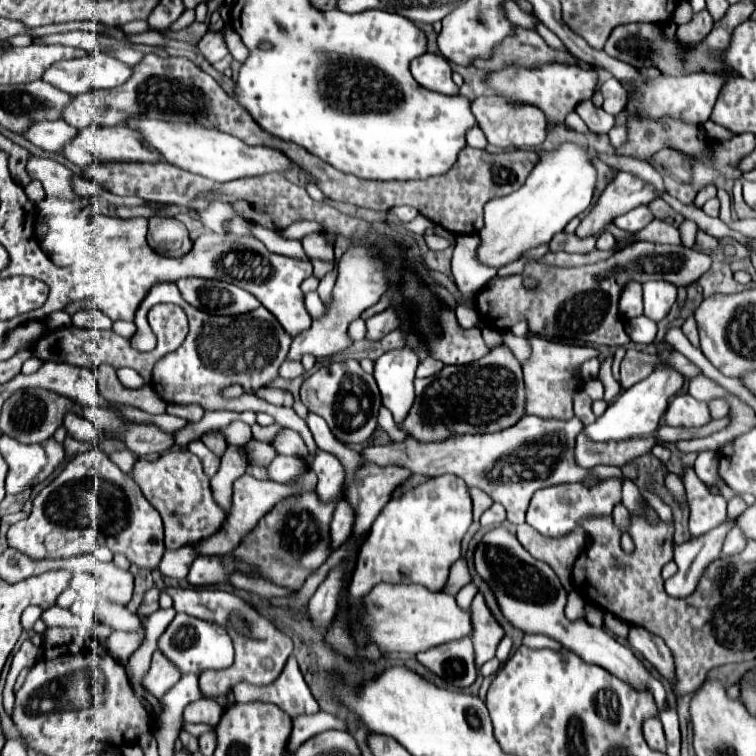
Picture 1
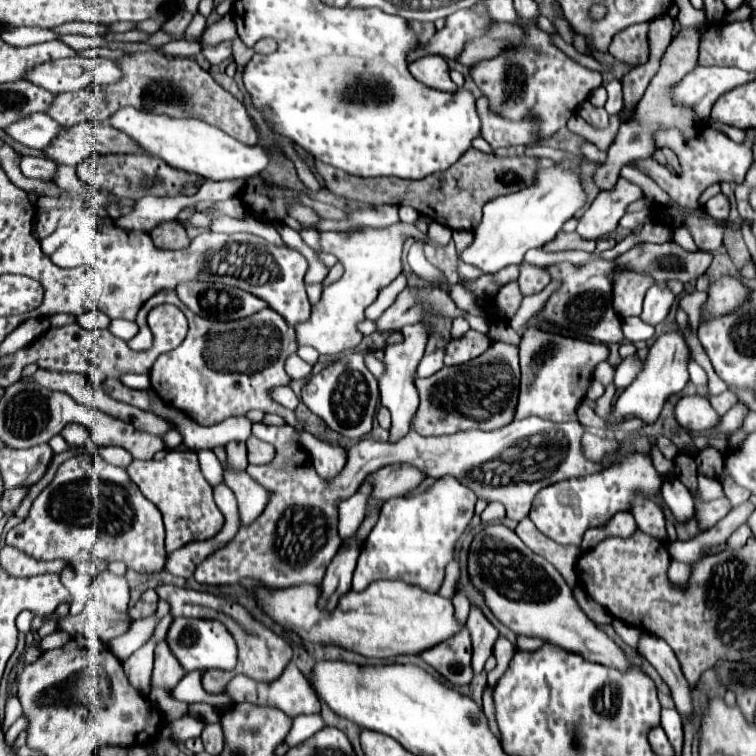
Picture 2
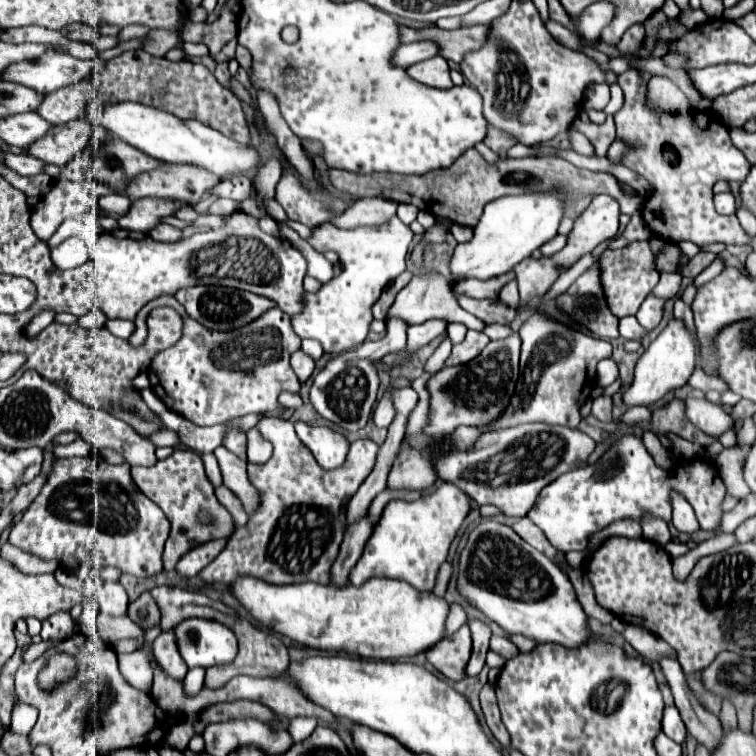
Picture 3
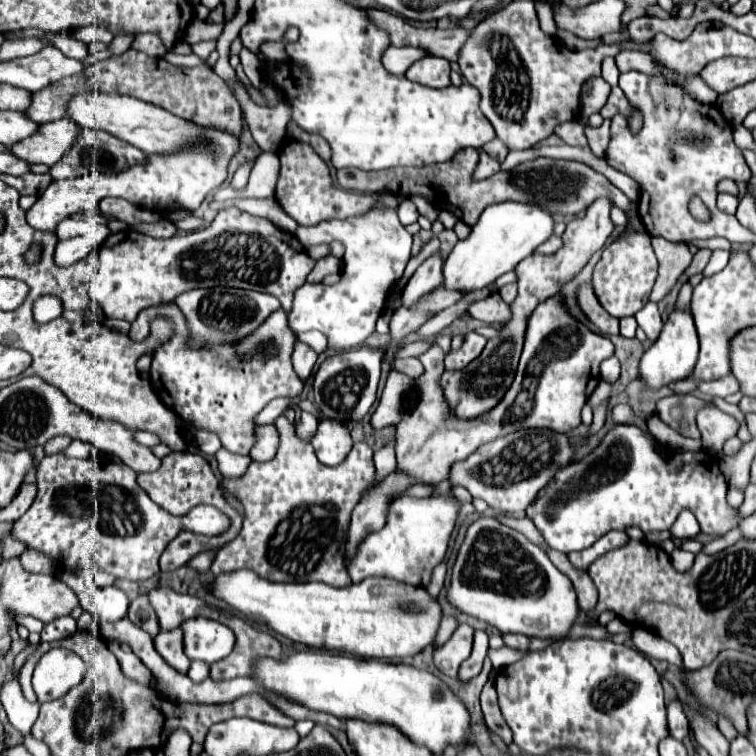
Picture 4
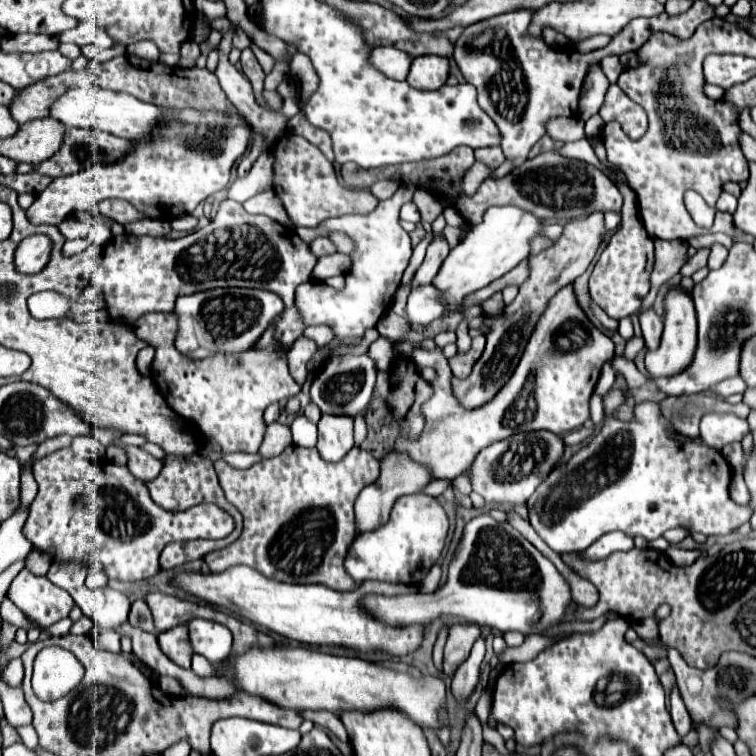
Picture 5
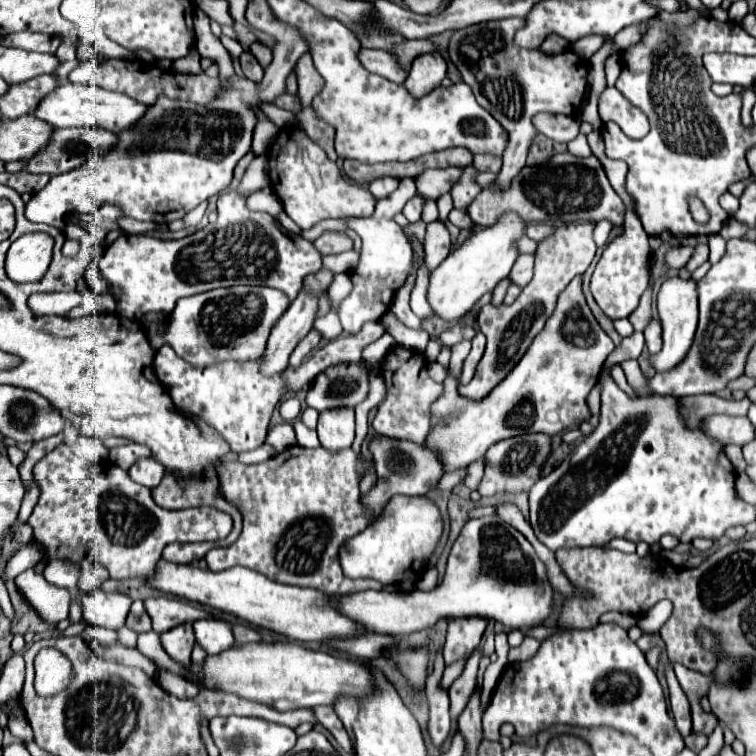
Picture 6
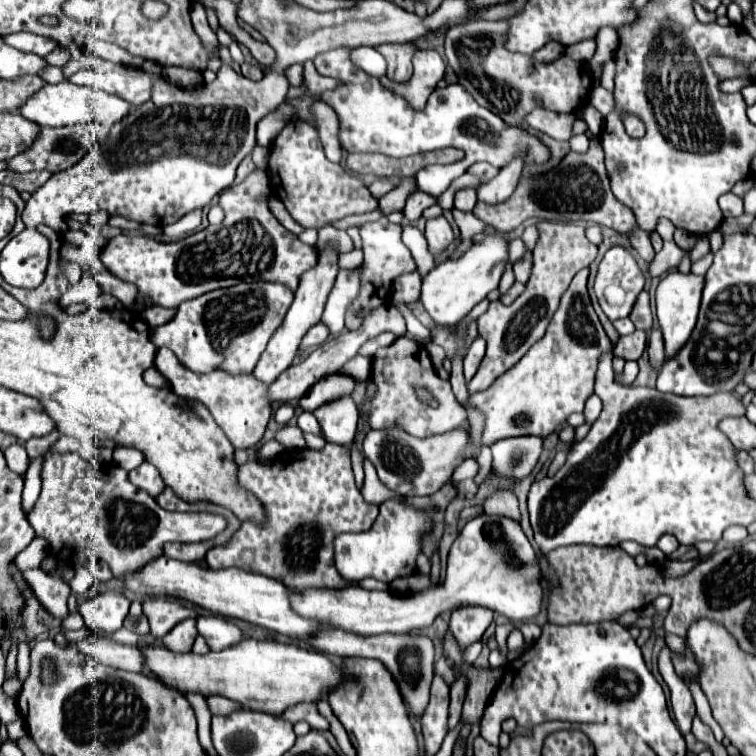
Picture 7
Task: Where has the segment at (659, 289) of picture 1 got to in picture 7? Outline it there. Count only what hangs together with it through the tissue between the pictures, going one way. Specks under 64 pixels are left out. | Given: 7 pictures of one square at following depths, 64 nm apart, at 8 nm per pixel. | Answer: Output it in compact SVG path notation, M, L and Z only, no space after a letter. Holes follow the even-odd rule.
M650 330L648 334L648 354L654 368L660 368L664 362L664 342L660 330Z

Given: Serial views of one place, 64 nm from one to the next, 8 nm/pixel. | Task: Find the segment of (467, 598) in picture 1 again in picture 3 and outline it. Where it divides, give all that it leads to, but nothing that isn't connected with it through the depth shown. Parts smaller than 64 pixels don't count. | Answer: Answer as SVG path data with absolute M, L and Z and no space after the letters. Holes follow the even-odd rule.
M452 604L450 606L450 614L448 614L448 630L446 630L446 636L448 634L452 634L452 632L456 632L460 626L464 626L466 624L466 610L460 606L460 604Z

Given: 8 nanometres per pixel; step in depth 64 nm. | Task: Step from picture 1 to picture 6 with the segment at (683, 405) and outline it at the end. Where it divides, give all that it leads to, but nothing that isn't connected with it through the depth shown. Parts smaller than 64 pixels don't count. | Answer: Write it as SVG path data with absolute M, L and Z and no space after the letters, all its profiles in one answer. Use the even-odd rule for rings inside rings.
M726 414L706 416L702 430L720 444L744 446L746 442L754 440L754 426L750 430L750 422L738 416L726 416Z

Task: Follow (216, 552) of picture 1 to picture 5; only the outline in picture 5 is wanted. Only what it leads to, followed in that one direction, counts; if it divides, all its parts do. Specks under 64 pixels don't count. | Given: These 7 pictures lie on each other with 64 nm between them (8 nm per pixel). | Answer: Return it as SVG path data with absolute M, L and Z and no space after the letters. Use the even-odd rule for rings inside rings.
M236 452L236 454L222 454L224 462L230 466L230 468L236 468L236 470L242 470L242 468L250 468L254 462L260 460L258 454L244 454L244 452Z

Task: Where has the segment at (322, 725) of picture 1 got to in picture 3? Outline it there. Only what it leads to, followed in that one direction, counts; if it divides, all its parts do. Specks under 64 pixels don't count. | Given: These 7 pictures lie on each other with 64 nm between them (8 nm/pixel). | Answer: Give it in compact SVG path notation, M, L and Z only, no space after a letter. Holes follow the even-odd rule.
M292 718L288 722L288 732L290 732L294 744L298 744L298 742L306 740L314 732L316 726L318 726L318 720L312 720L312 718Z

